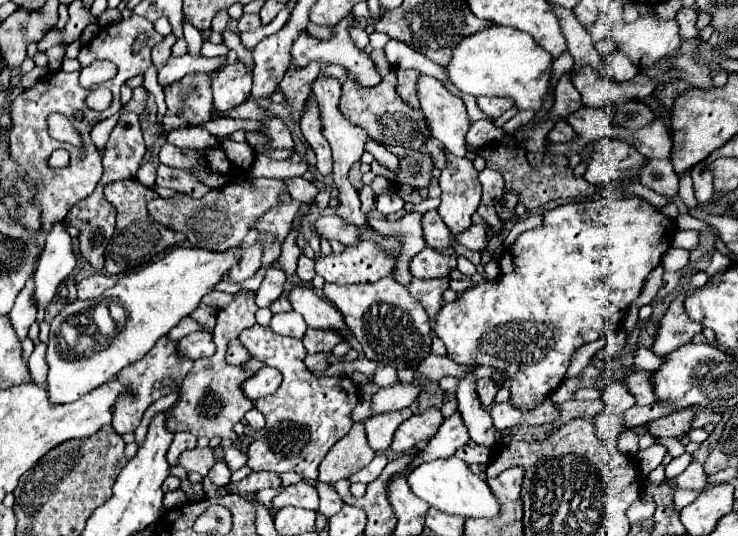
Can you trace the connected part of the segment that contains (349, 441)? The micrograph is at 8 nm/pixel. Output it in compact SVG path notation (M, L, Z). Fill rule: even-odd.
M354 423L350 433L342 437L320 463L320 481L334 485L340 479L350 479L350 475L358 473L364 465L374 459L374 451L366 441L364 423Z

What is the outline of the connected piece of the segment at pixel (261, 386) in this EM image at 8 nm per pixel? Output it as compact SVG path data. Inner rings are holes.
M262 367L258 371L258 375L250 377L246 383L244 383L244 393L256 401L258 397L264 397L264 395L270 395L270 393L276 393L276 389L280 387L282 383L282 373L274 367Z

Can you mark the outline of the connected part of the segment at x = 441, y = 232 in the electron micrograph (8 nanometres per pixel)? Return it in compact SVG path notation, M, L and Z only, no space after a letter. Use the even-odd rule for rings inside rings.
M436 211L424 213L422 227L424 227L424 241L428 247L432 247L436 251L446 251L452 245L450 229L442 223L442 219Z

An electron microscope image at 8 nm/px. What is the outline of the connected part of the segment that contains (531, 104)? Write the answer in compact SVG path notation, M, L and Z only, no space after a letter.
M490 25L484 31L468 35L452 51L448 63L448 75L454 87L464 95L488 95L488 97L510 97L514 105L530 111L542 107L542 99L548 93L548 81L552 71L550 55L534 43L534 39L514 27Z

